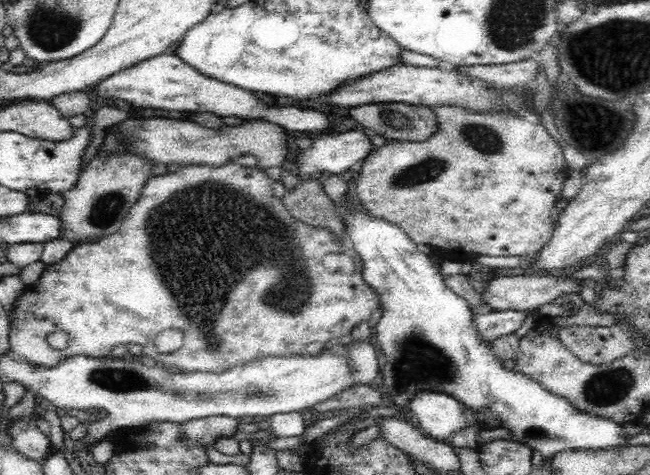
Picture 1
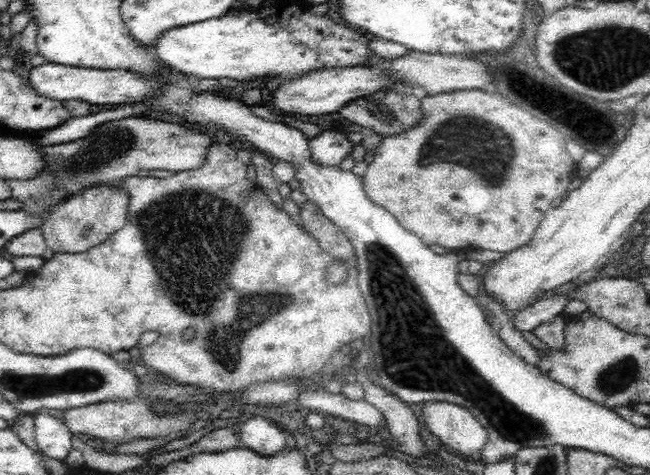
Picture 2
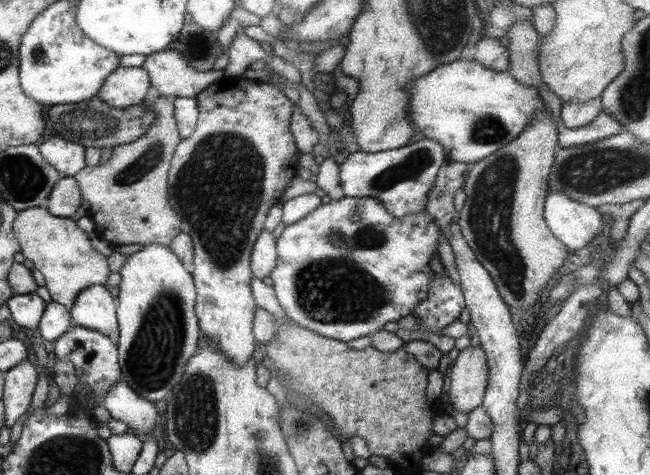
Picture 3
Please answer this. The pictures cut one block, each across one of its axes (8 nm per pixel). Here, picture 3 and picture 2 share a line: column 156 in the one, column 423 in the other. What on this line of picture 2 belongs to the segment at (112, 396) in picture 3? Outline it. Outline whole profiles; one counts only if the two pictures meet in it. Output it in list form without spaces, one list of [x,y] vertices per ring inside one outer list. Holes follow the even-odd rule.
[[[426,402],[421,404],[420,414],[428,430],[457,454],[481,454],[488,435],[467,408],[452,403]]]

